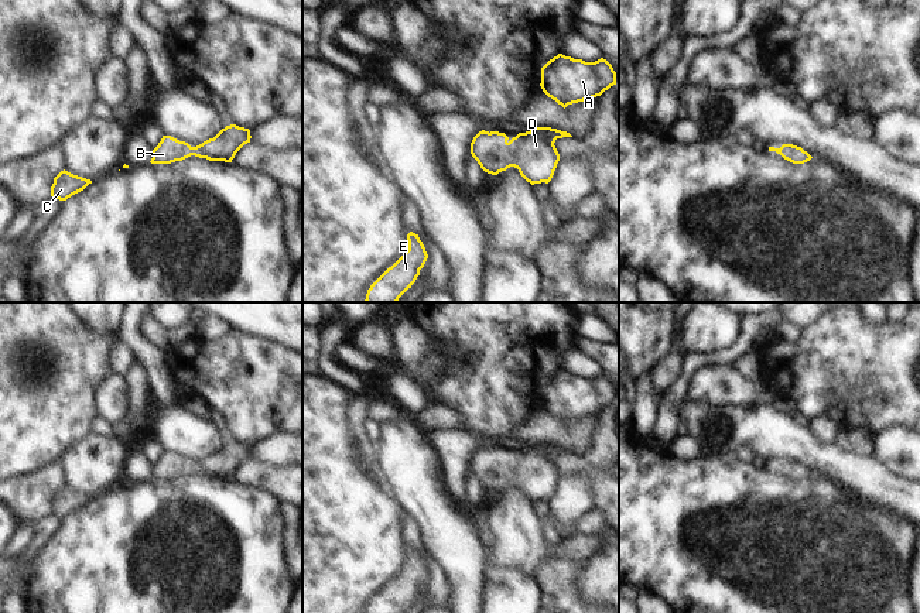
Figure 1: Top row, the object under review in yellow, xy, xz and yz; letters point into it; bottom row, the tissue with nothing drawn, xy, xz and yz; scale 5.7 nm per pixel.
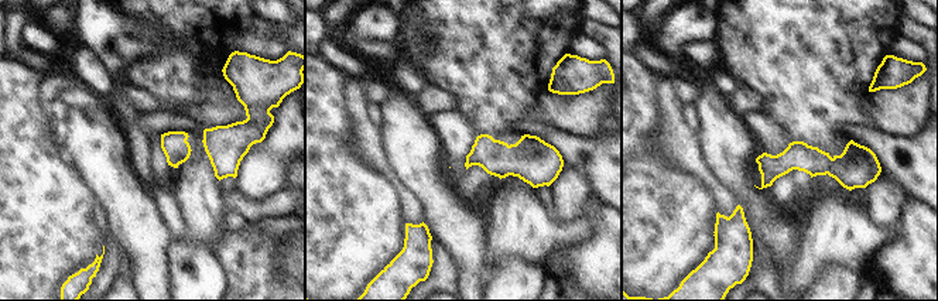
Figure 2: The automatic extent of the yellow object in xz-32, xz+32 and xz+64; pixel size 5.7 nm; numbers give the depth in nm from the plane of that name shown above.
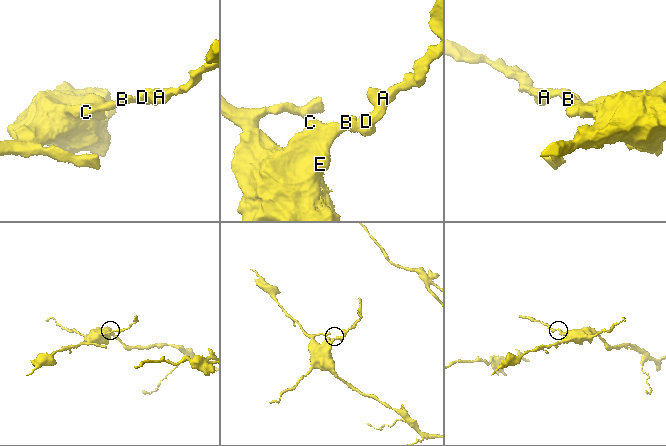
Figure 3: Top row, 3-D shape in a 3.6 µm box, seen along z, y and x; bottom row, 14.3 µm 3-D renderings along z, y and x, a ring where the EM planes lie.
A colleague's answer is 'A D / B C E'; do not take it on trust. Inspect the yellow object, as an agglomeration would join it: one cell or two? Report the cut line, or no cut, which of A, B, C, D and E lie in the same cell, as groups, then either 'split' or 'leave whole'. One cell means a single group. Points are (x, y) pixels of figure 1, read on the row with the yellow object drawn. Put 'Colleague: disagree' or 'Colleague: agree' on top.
Colleague: disagree
no cut; A B C D E; leave whole

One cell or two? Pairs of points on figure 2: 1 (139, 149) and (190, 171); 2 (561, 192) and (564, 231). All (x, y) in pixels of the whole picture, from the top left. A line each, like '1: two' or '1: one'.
1: two
2: two

